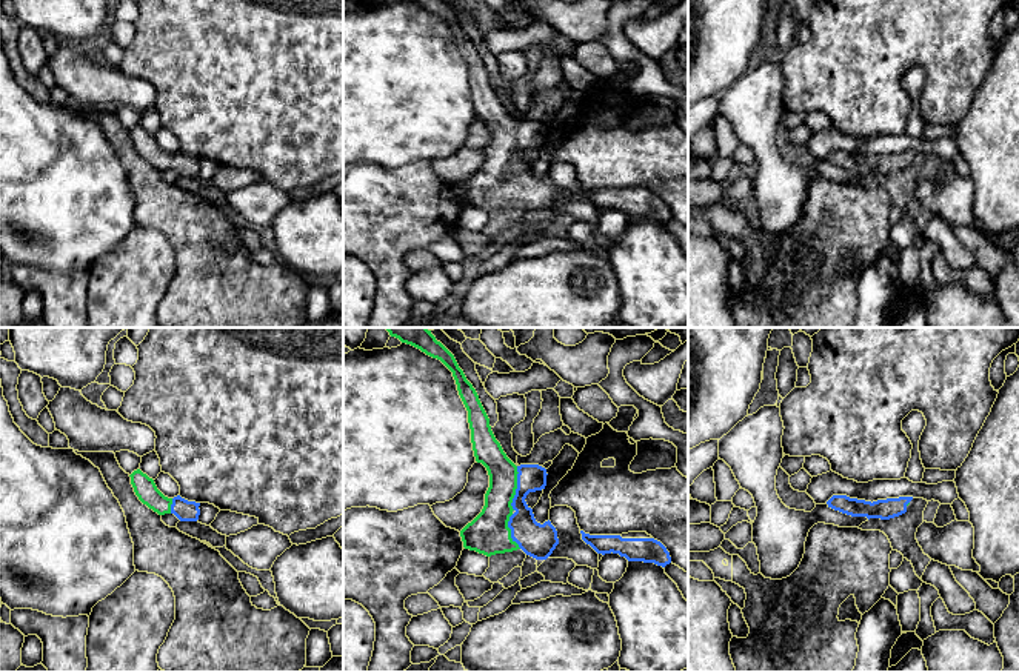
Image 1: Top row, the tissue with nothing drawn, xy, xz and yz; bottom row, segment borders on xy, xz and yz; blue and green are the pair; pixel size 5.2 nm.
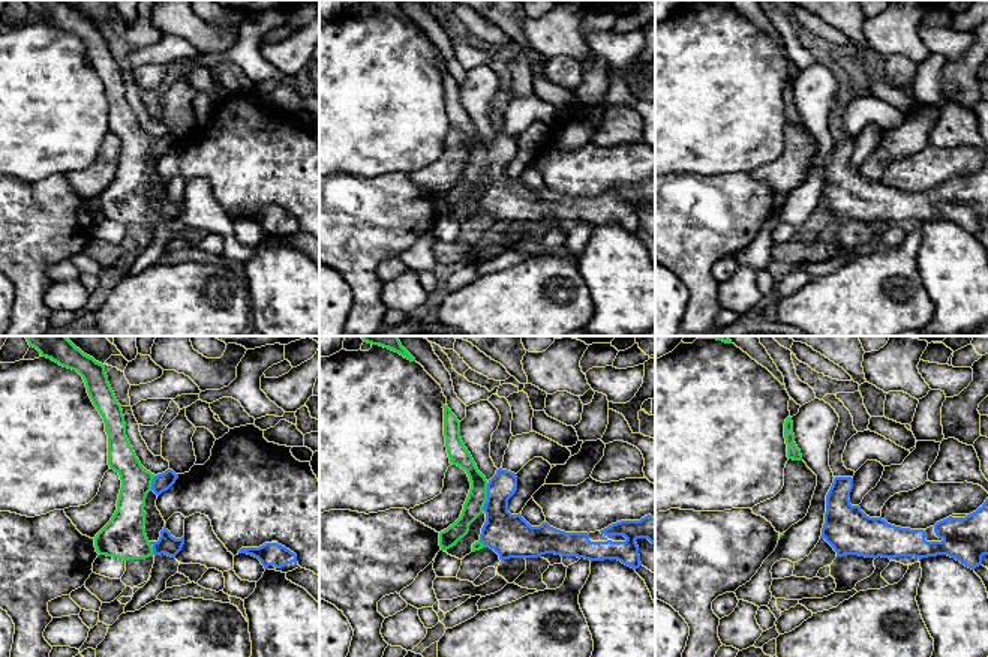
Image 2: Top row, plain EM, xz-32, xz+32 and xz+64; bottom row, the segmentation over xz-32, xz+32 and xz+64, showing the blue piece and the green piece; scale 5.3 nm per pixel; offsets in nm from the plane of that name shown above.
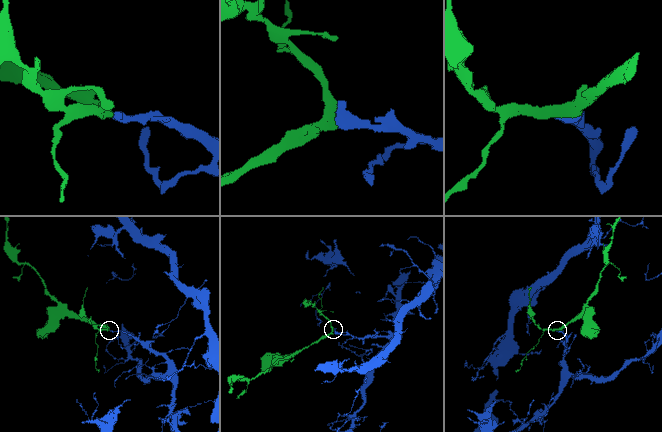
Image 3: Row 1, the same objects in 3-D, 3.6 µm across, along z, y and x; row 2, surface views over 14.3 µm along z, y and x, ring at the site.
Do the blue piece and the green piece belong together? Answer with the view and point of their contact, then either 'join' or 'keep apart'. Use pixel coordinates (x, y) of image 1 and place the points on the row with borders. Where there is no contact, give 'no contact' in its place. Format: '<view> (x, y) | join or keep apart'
xz (517, 488) | join

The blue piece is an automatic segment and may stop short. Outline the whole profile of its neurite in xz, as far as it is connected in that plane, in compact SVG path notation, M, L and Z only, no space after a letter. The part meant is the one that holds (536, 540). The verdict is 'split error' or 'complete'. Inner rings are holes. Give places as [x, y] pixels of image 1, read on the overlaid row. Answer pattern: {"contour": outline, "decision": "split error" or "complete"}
{"contour": "M426 328L385 329L391 337L399 338L402 343L411 344L426 355L440 360L453 372L459 395L468 411L474 457L477 463L482 463L486 467L489 475L489 487L485 494L485 506L482 512L460 531L463 547L486 557L522 549L526 555L536 560L546 560L559 544L557 531L550 520L543 524L537 523L533 509L525 501L530 492L545 489L548 475L546 469L539 464L516 466L506 457L491 431L489 418L479 400L476 389L466 380L454 355L440 341L436 340L431 331Z", "decision": "split error"}

